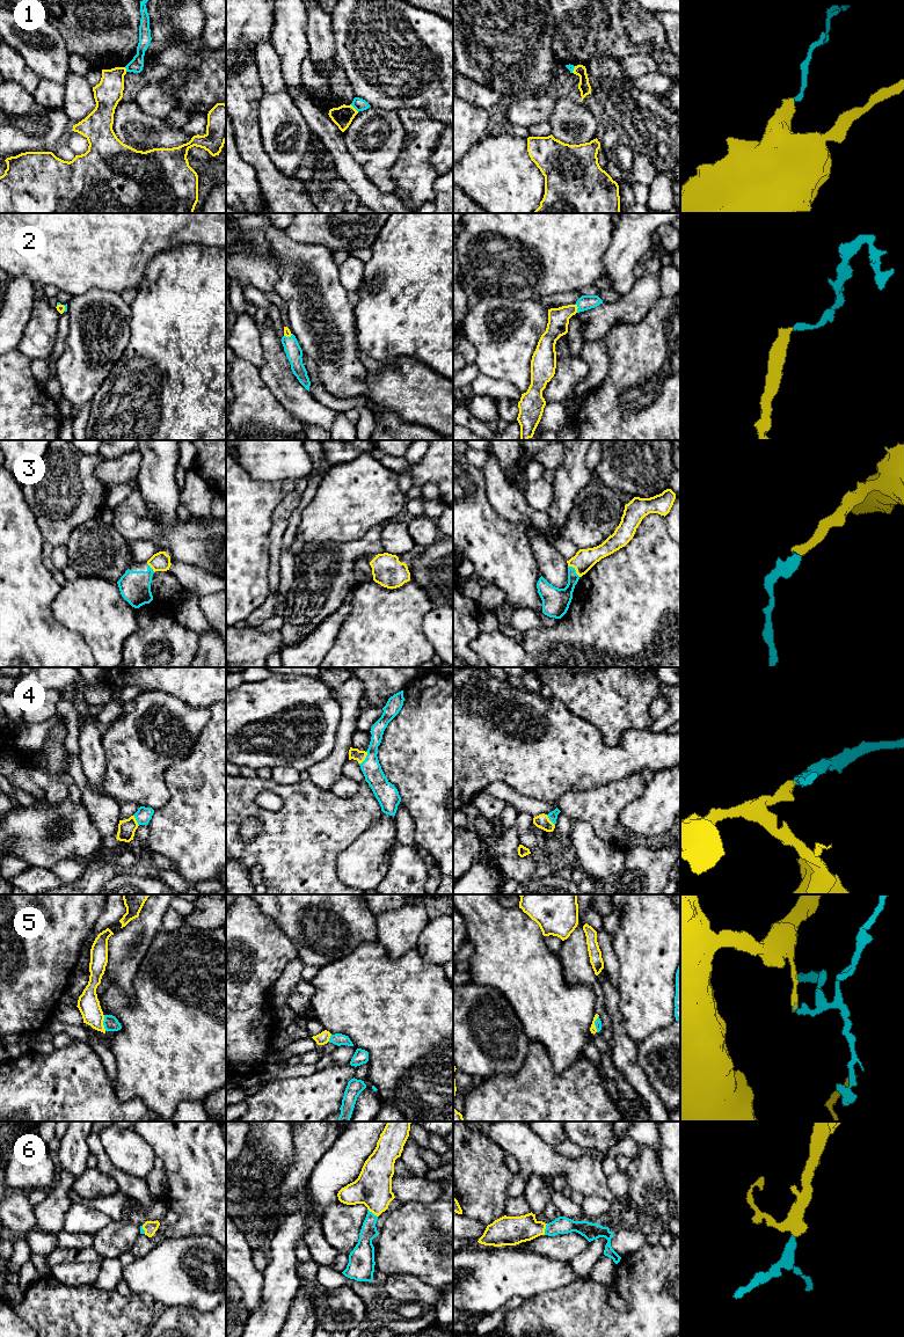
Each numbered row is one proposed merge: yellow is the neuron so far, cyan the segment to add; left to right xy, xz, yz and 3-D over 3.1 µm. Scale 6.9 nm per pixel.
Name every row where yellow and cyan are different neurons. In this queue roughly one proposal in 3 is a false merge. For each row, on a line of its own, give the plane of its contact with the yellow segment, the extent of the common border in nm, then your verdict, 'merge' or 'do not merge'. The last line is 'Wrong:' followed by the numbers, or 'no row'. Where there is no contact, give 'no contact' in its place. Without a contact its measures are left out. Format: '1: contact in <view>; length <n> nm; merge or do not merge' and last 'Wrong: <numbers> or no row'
1: contact in xz; length 80 nm; do not merge
2: contact in yz; length 70 nm; merge
3: contact in yz; length 120 nm; merge
4: contact in xz; length 110 nm; merge
5: contact in xy; length 110 nm; do not merge
6: contact in yz; length 80 nm; merge
Wrong: 1, 5

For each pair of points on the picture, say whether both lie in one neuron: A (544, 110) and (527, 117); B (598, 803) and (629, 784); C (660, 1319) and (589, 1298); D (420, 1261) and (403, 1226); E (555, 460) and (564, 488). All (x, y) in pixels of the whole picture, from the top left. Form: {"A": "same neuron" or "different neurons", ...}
{"A": "same neuron", "B": "same neuron", "C": "same neuron", "D": "same neuron", "E": "different neurons"}

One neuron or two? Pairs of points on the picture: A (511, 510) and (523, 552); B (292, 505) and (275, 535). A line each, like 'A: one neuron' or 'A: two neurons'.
A: two neurons
B: one neuron

